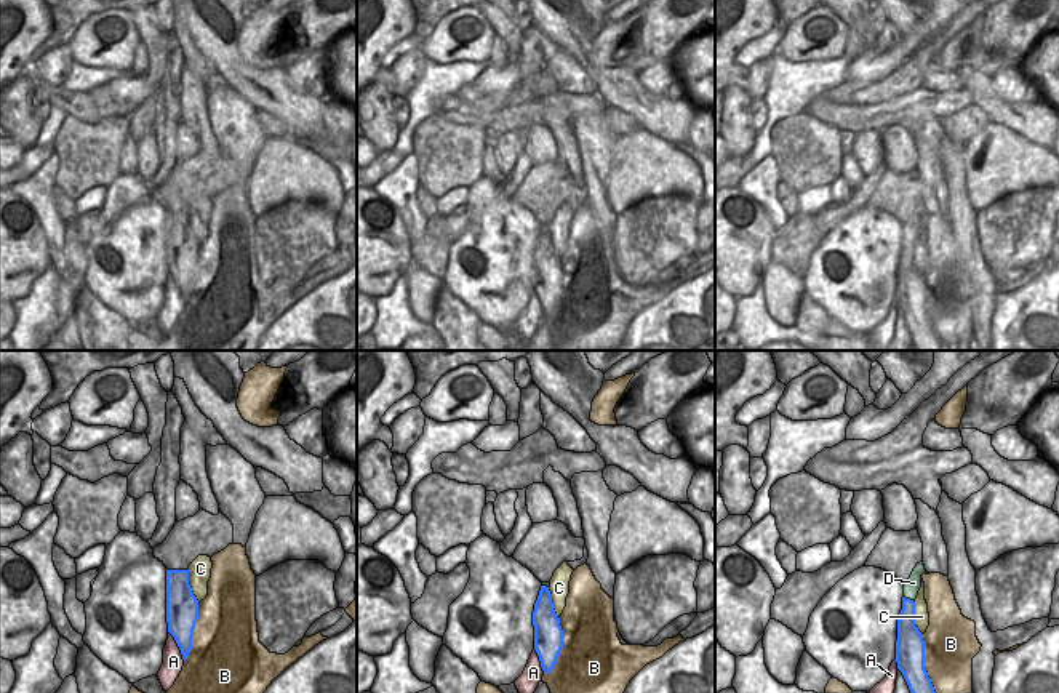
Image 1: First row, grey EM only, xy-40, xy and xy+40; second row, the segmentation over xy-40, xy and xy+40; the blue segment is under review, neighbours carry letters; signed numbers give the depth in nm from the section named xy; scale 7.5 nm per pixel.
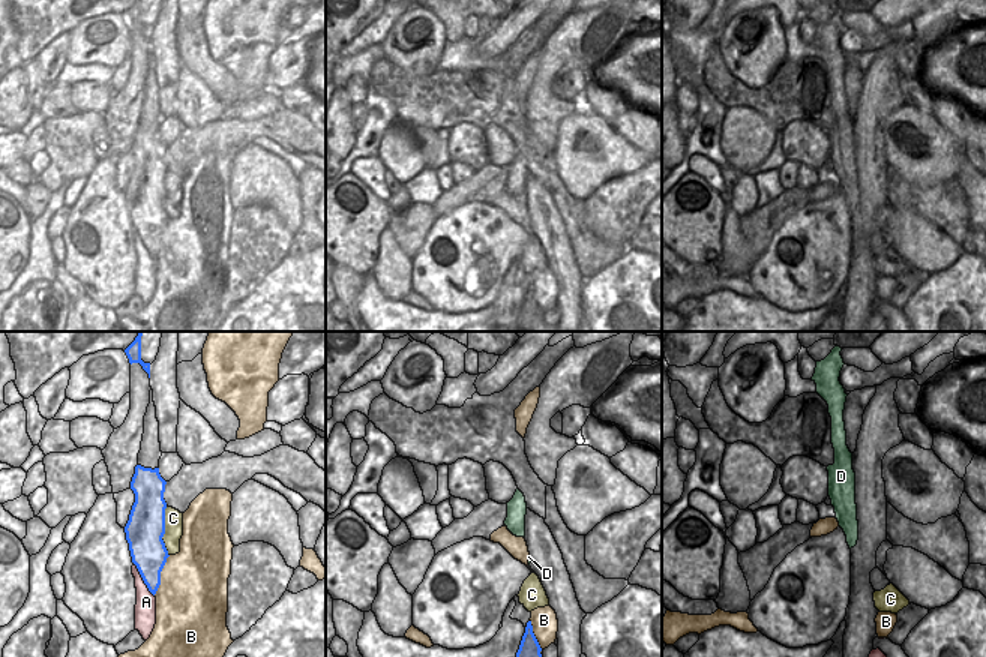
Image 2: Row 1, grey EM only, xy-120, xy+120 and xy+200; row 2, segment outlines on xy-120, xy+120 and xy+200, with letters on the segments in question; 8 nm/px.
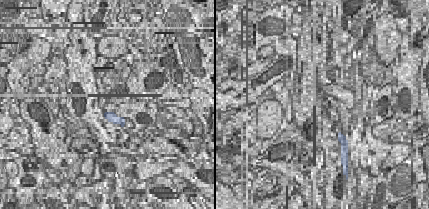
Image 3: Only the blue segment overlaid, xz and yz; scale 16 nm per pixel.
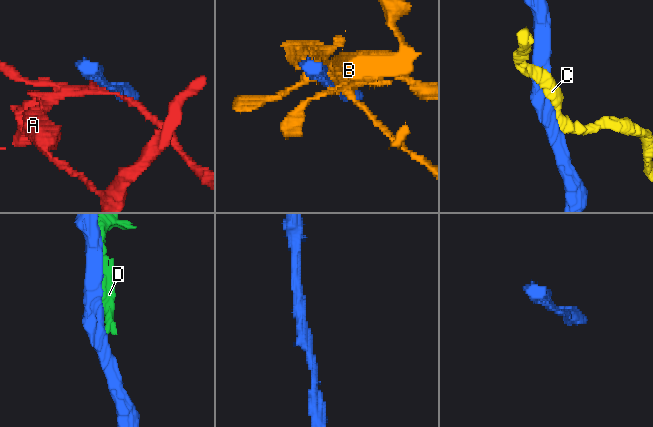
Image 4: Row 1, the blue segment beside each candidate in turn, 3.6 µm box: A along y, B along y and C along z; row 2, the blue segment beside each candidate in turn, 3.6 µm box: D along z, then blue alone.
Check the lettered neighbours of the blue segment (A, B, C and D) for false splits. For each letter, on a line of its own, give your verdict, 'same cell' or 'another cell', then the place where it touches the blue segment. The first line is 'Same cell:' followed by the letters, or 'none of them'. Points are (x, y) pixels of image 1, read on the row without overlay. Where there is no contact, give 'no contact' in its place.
Same cell: none of them
A: another cell | xy-40 (178, 287)
B: another cell | xy+40 (923, 309)
C: another cell | xy+40 (914, 260)
D: another cell | xy+40 (909, 240)

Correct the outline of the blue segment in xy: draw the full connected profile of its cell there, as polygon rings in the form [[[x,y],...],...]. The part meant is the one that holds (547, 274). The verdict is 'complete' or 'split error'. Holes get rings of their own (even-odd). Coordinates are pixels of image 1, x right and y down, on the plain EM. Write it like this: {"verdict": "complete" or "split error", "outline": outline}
{"verdict": "complete", "outline": [[[541,227],[533,253],[534,291],[539,298],[544,317],[549,315],[563,290],[563,270],[553,251],[552,235],[547,227]]]}

